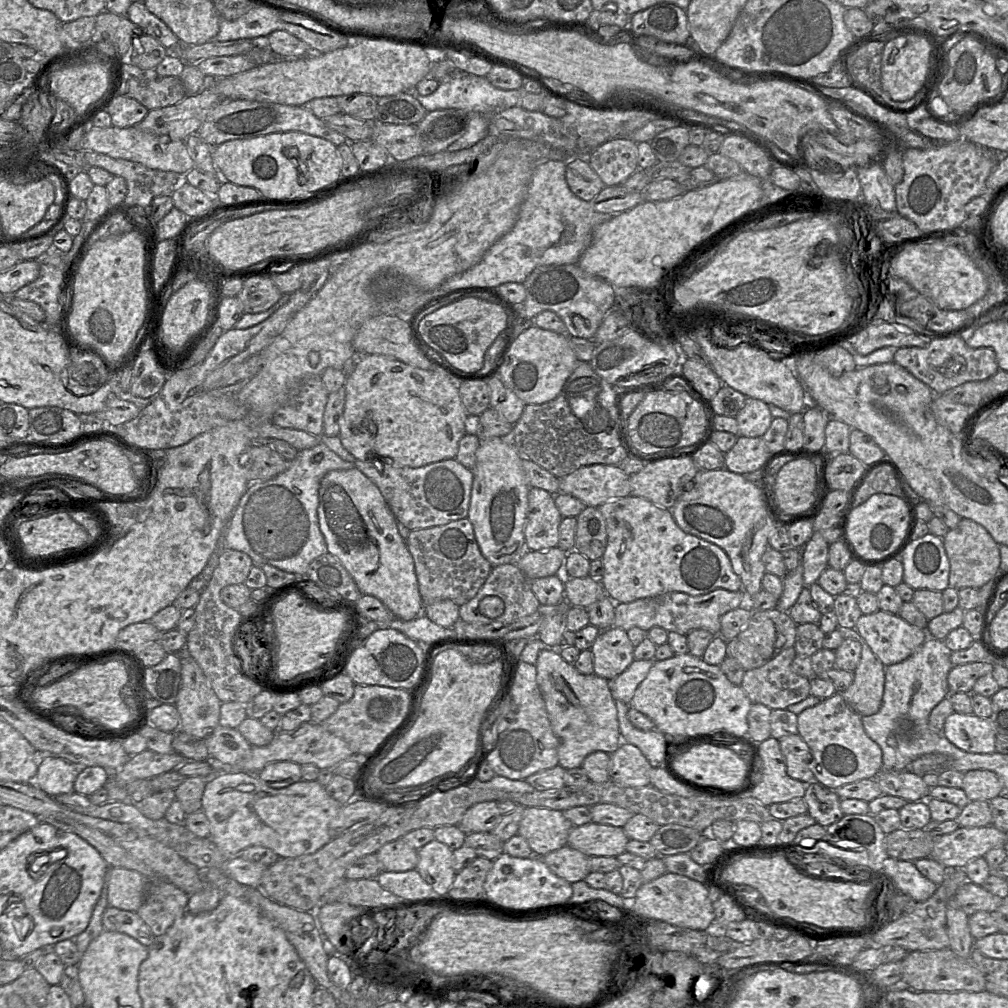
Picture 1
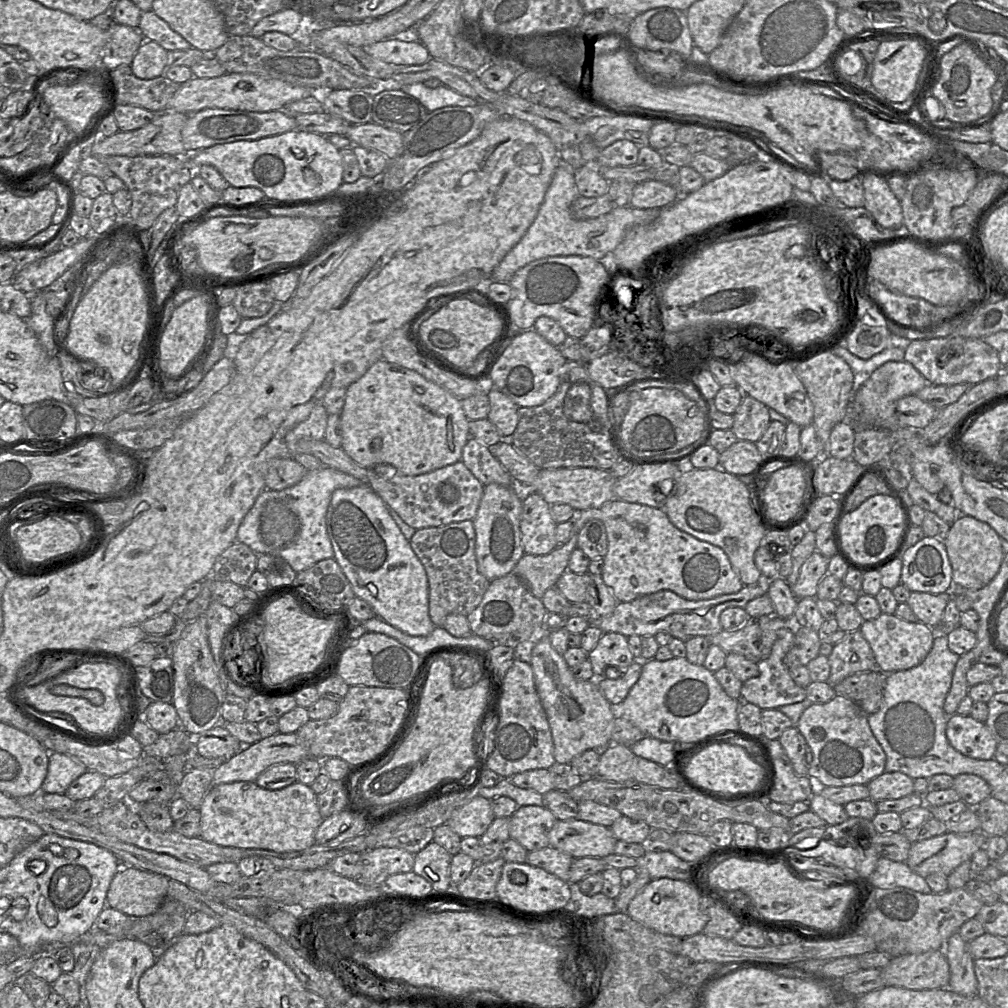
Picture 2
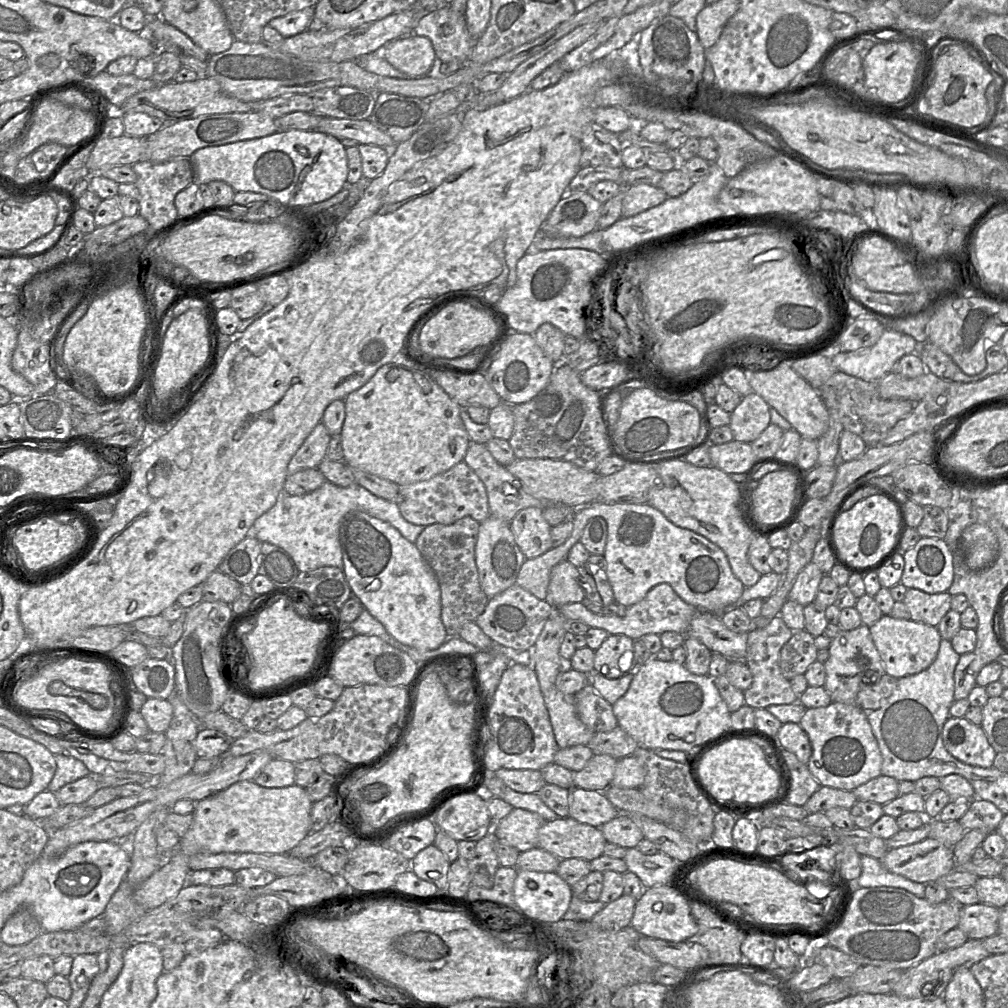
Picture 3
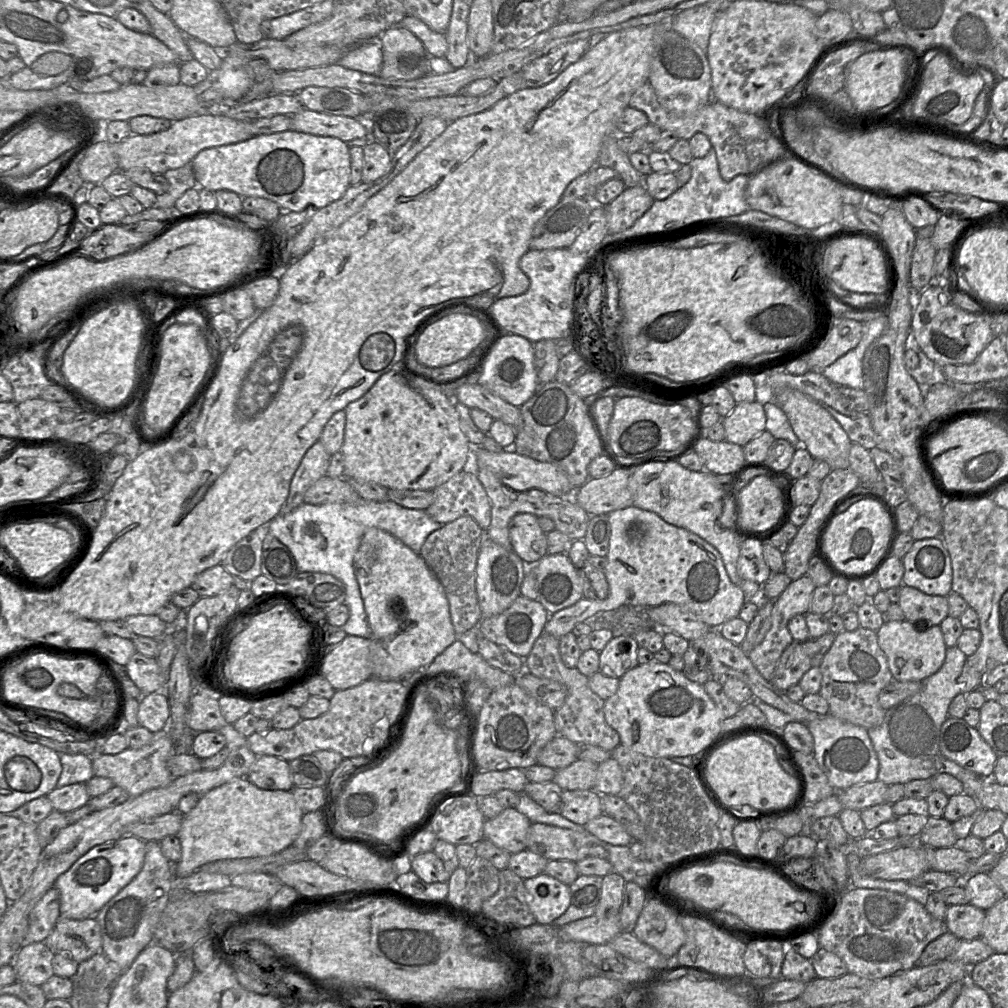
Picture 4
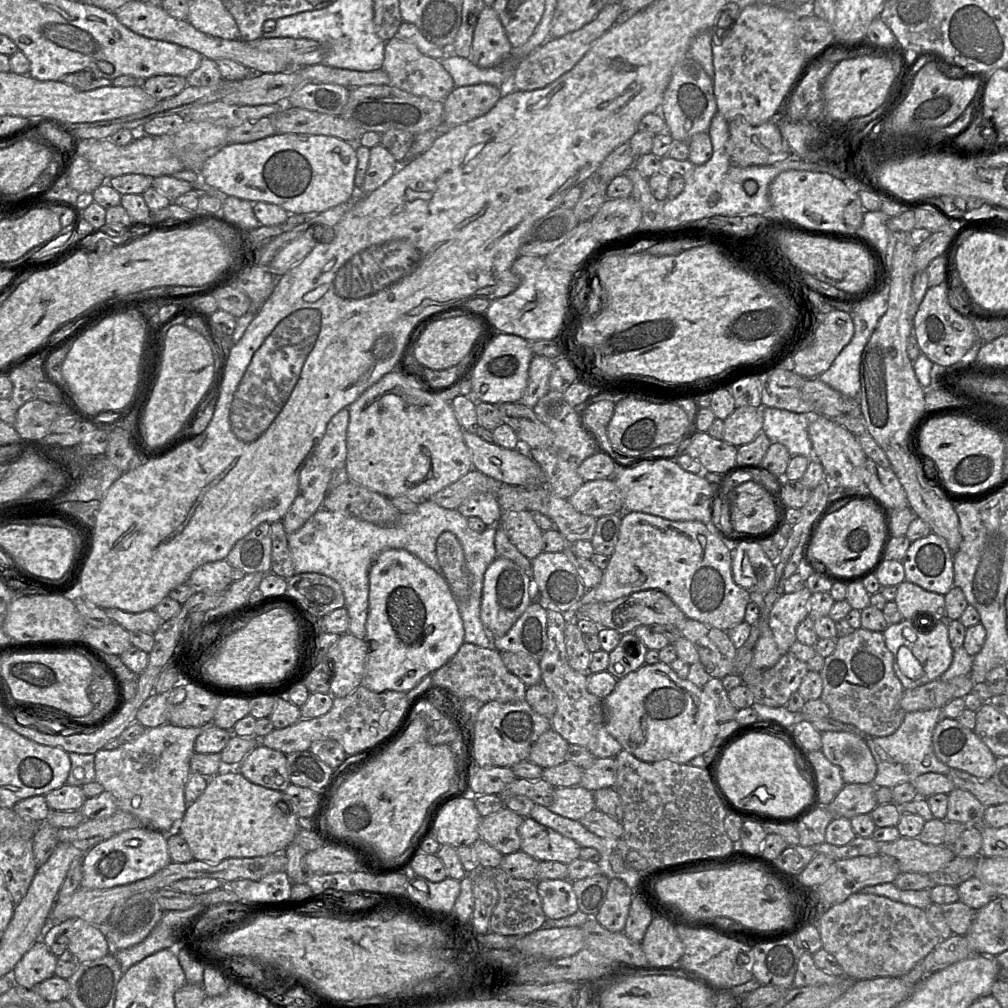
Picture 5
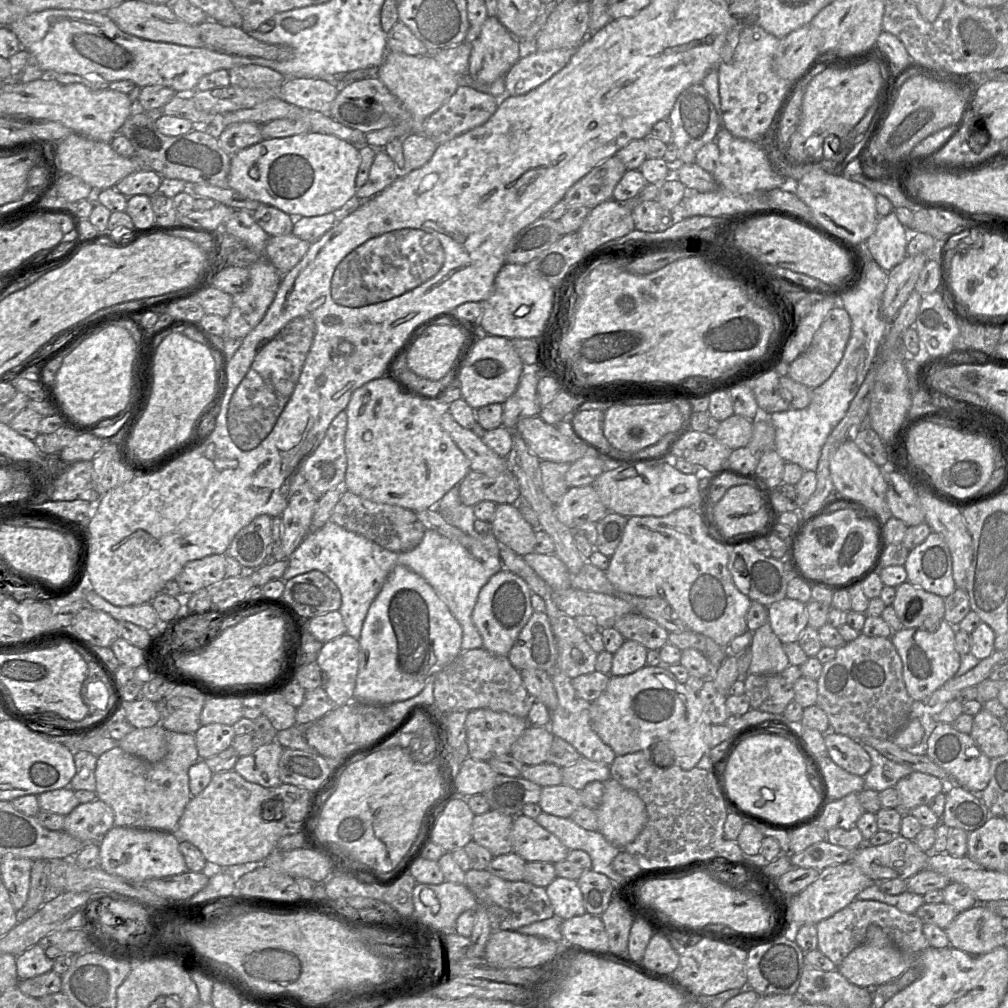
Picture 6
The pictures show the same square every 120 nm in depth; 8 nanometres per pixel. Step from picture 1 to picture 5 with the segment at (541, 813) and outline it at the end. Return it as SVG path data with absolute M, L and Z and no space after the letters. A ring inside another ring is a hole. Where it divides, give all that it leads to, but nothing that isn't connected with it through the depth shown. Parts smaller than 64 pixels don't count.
M507 807L486 817L481 817L480 839L499 851L503 856L520 850L519 829L524 818Z

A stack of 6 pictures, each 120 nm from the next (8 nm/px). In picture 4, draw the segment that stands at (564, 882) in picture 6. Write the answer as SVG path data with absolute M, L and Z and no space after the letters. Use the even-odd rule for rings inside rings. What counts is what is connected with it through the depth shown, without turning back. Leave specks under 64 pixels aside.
M544 873L524 880L527 903L536 923L551 925L571 905L569 886Z

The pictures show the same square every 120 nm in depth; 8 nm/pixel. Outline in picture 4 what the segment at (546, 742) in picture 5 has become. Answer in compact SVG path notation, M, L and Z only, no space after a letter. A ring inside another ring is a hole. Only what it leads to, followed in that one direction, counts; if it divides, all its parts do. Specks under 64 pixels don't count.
M556 735L539 752L539 765L559 770L571 765L578 759L578 744Z

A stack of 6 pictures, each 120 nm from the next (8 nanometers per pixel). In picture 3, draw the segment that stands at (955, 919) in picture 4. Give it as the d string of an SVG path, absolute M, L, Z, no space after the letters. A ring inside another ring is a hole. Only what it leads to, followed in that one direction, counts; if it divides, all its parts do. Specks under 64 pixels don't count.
M976 903L963 906L958 928L968 939L984 940L998 934L1000 909L992 905Z

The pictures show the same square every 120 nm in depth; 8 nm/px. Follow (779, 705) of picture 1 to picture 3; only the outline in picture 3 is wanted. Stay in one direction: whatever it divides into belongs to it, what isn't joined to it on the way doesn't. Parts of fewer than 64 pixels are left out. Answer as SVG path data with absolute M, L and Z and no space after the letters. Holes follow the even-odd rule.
M780 615L775 616L766 626L753 628L747 633L746 665L750 669L753 682L743 691L745 704L754 708L767 708L771 705L792 704L798 702L798 696L793 692L790 680L786 679L779 667L781 648L789 641L794 631L783 621Z

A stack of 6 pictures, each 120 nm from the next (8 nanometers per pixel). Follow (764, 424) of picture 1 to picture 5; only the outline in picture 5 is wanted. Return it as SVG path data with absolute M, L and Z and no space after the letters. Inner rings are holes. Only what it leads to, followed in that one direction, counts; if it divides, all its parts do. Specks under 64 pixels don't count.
M738 407L725 420L723 440L735 447L748 444L762 431L763 407Z

